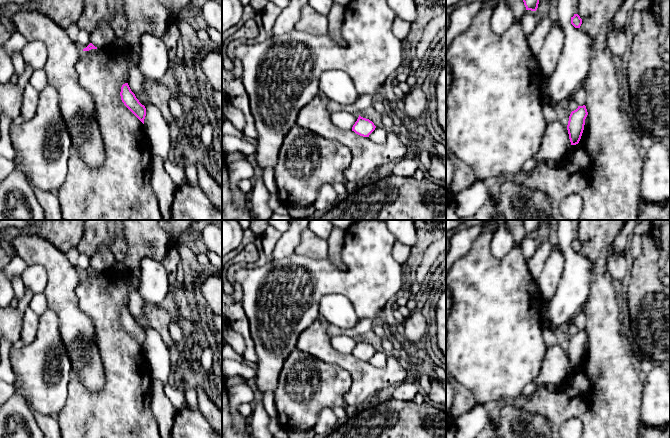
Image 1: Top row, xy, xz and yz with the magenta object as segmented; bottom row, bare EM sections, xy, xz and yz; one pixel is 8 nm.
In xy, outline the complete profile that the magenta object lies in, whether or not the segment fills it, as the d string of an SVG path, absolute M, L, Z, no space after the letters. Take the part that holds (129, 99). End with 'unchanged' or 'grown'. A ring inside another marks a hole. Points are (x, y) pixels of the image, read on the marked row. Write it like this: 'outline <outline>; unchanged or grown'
outline M128 83L122 85L120 96L124 105L144 124L146 108L136 98Z; unchanged

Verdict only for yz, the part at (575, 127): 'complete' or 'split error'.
complete

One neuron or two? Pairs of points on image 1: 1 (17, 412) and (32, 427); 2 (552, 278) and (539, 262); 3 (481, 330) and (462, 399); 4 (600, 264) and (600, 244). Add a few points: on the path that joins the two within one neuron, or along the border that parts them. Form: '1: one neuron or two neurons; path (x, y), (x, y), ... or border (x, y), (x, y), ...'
1: one neuron; path (21, 416), (28, 423)
2: two neurons; border (552, 250), (540, 276), (536, 280)
3: two neurons; border (456, 380), (471, 392), (476, 403)
4: one neuron; path (600, 259), (600, 249)

